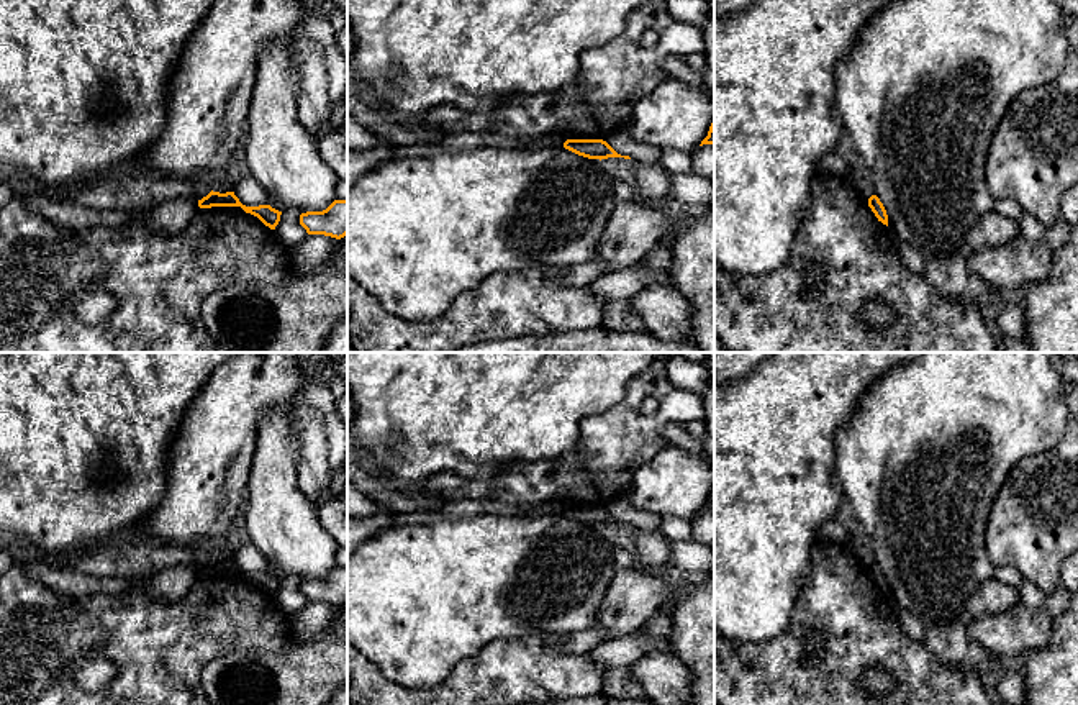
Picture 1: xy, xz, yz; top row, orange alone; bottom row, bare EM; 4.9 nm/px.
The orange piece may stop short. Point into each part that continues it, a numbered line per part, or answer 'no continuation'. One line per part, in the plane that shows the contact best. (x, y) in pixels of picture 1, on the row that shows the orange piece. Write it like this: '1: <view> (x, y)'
no continuation

